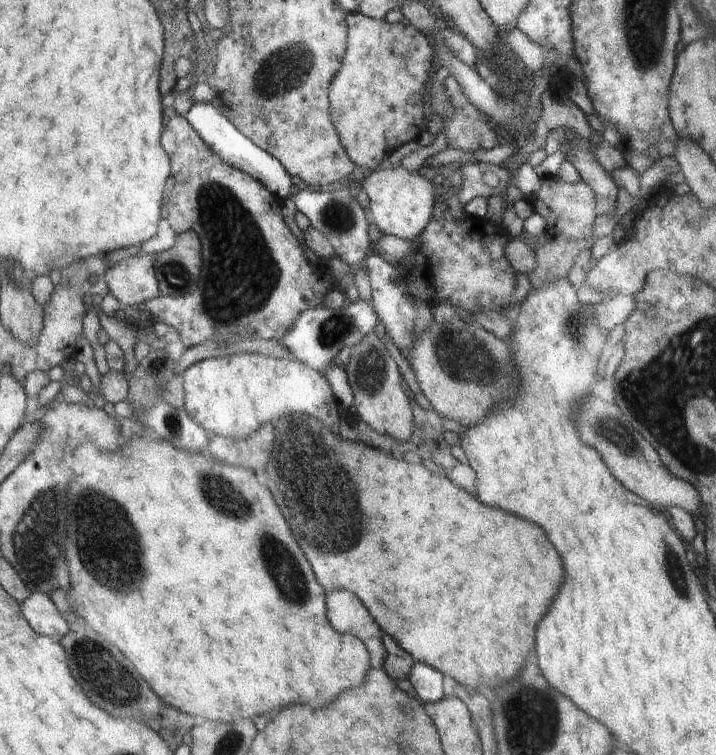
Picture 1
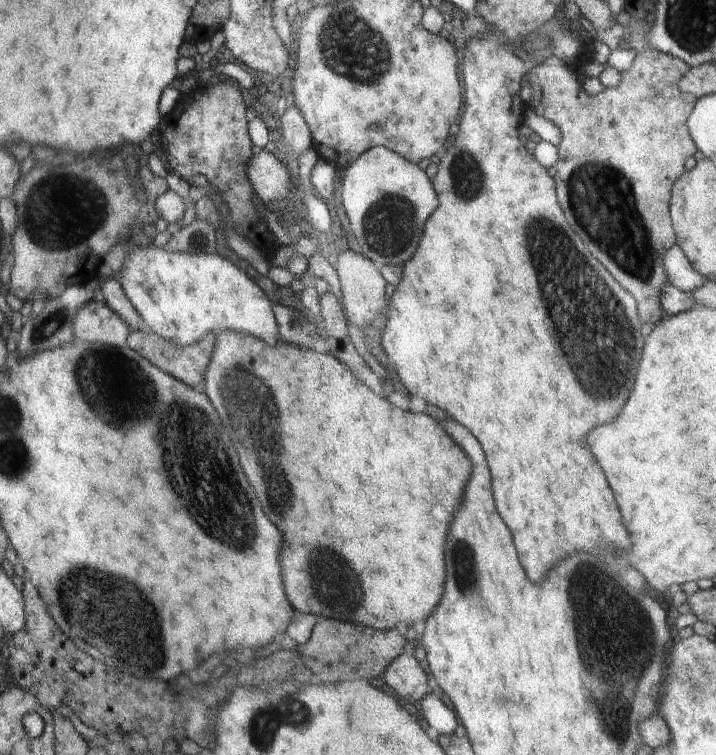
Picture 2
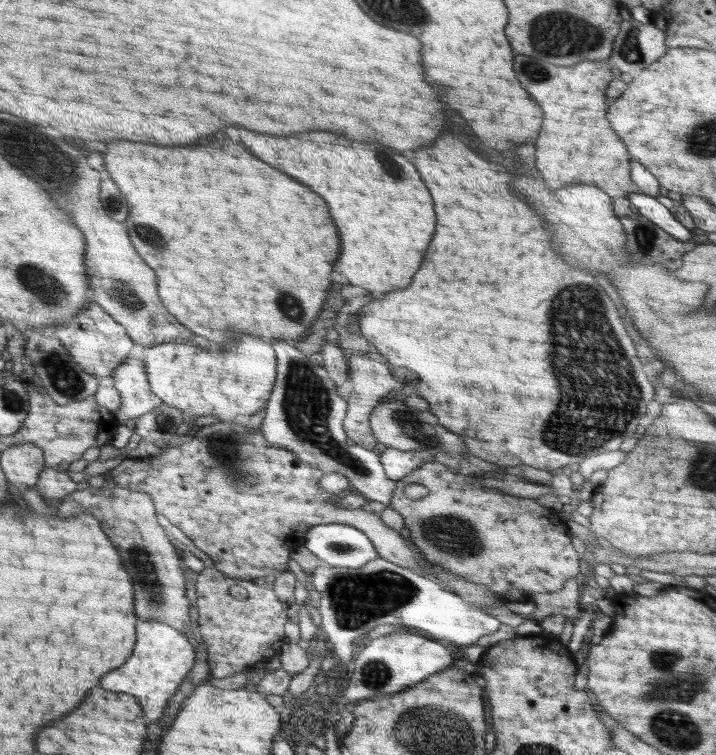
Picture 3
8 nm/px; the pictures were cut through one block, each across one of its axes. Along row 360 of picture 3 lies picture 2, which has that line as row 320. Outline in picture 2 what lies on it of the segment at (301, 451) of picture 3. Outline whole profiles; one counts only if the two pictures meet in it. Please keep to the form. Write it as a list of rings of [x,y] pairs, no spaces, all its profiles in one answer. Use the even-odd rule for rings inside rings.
[[[278,303],[271,305],[278,323],[280,342],[312,349],[314,337],[320,332],[310,313],[304,307],[296,308]]]

